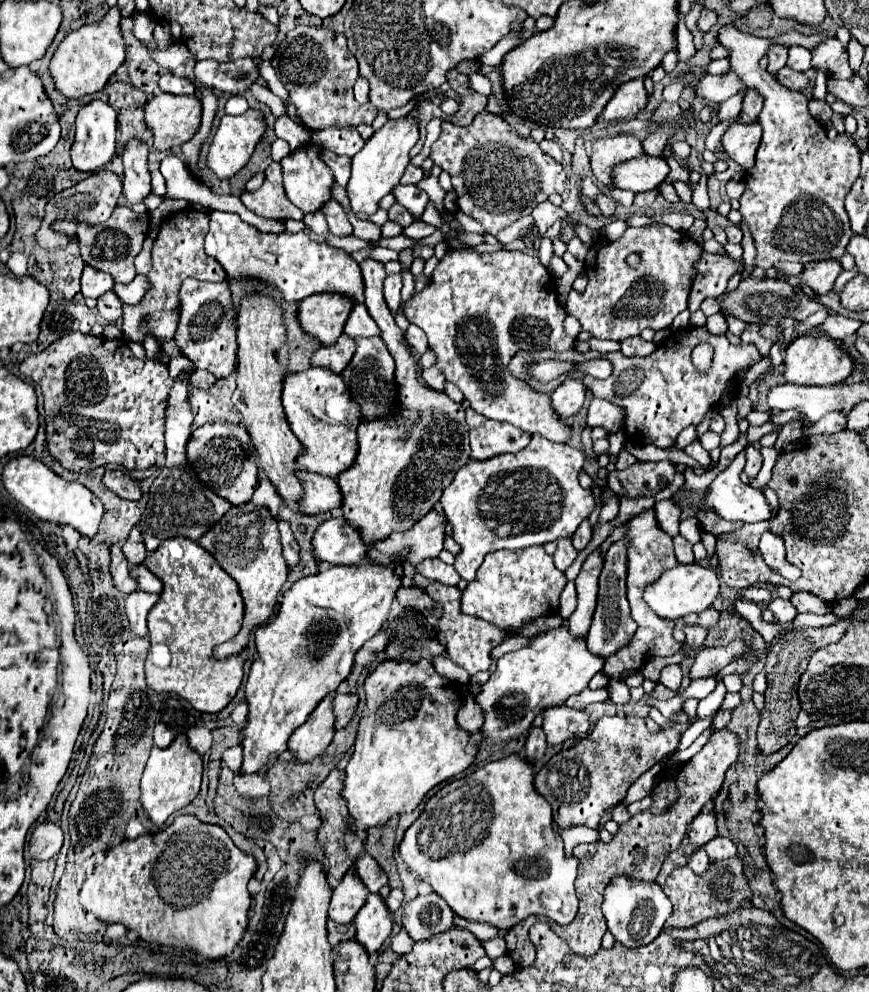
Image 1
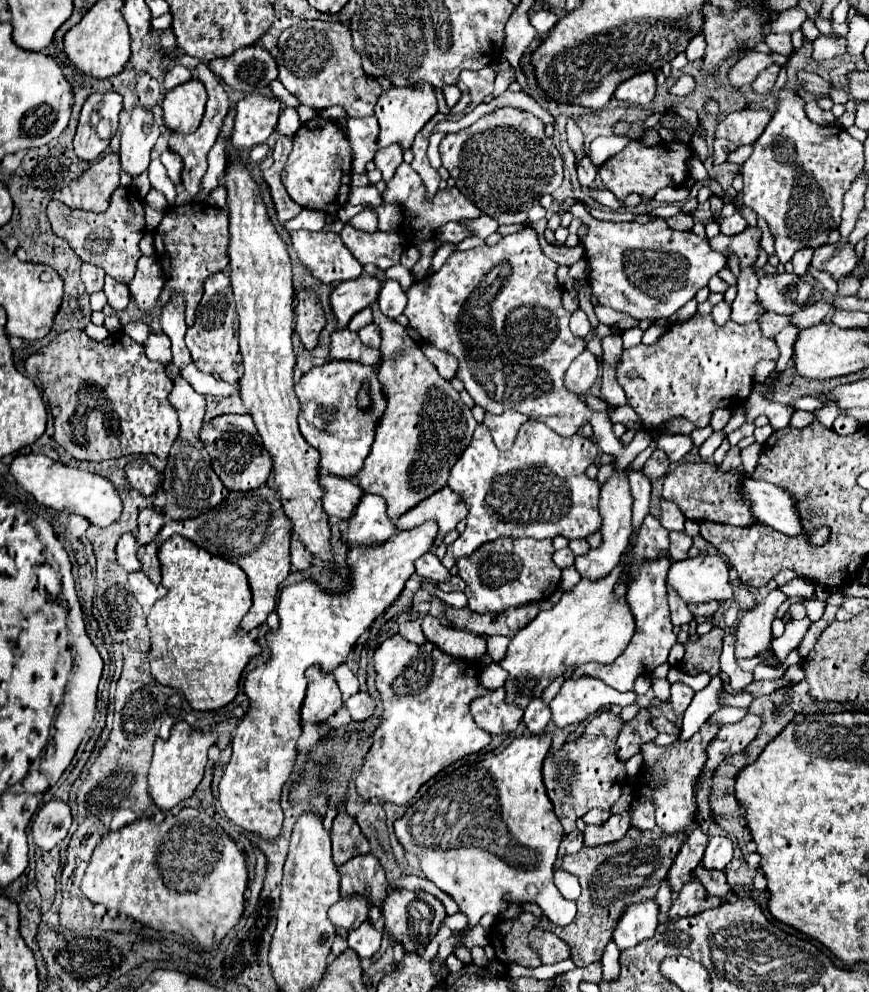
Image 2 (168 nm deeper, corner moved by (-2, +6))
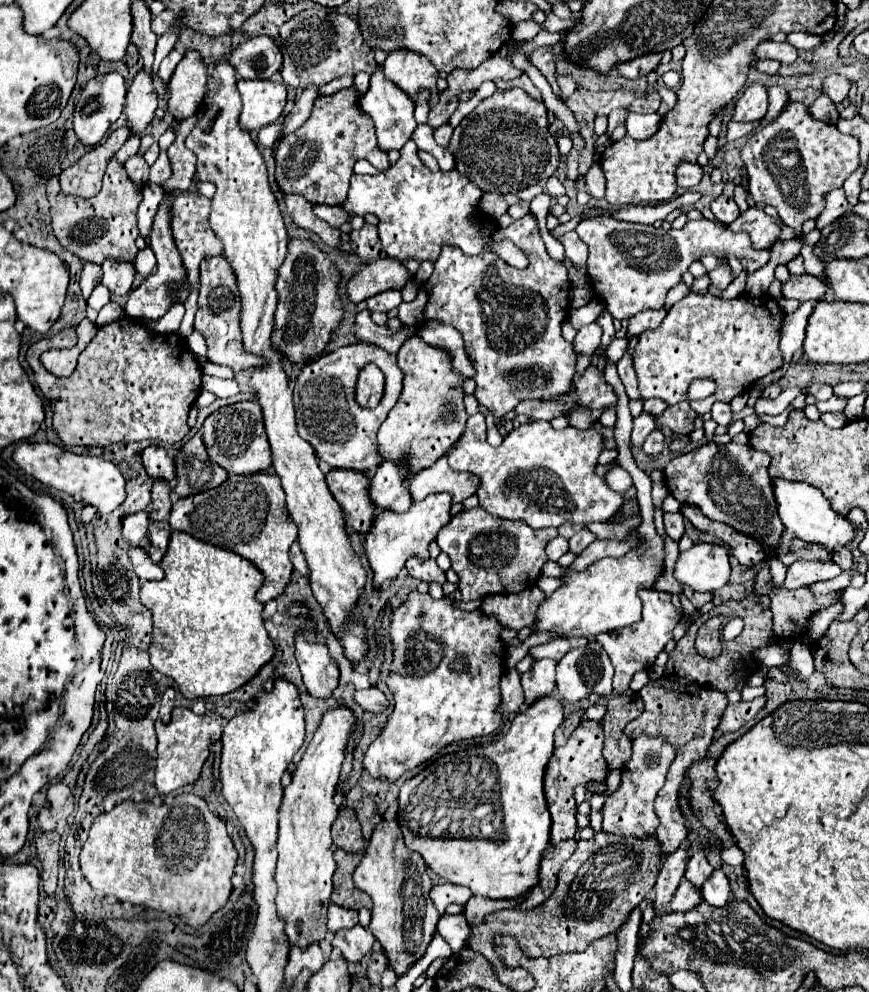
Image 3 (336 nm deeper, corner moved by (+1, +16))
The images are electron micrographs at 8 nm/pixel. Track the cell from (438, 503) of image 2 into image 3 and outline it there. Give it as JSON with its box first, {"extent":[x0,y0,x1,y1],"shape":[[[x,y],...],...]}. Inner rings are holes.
{"extent":[410,456,480,504],"shape":[[[442,456],[436,464],[432,464],[432,468],[426,468],[424,472],[412,478],[410,496],[414,502],[420,502],[428,494],[448,492],[452,496],[452,504],[458,504],[476,492],[478,482],[480,480],[476,480],[476,476],[468,472],[452,470],[446,462],[446,456]]]}

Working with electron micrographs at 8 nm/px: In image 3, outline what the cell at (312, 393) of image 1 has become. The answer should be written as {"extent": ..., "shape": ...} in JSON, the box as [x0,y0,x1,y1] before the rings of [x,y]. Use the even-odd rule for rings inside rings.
{"extent":[294,344,402,472],"shape":[[[370,344],[336,348],[334,352],[308,362],[296,378],[294,408],[298,414],[298,434],[310,442],[316,456],[332,468],[350,468],[358,472],[374,468],[382,464],[380,456],[376,456],[376,432],[400,396],[400,384],[402,372],[398,370],[396,356],[384,352],[382,348]],[[366,362],[374,362],[386,376],[384,396],[380,406],[374,410],[364,410],[354,400],[356,376]]]}

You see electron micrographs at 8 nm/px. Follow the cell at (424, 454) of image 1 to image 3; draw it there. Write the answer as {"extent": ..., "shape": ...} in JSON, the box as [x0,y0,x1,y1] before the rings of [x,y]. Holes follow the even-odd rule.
{"extent":[378,338,468,476],"shape":[[[408,338],[396,358],[404,372],[404,388],[378,430],[378,454],[394,462],[402,476],[416,476],[442,458],[466,428],[468,414],[462,404],[464,376],[450,368],[448,352],[428,346],[420,338]]]}

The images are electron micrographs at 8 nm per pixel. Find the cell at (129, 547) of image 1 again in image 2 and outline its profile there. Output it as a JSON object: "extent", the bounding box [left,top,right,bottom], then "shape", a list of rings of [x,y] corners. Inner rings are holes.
{"extent":[137,506,165,544],"shape":[[[147,506],[141,514],[139,514],[139,528],[137,528],[137,542],[139,544],[149,544],[155,540],[155,536],[159,534],[161,526],[165,522],[165,516],[159,514],[155,510],[155,506]]]}

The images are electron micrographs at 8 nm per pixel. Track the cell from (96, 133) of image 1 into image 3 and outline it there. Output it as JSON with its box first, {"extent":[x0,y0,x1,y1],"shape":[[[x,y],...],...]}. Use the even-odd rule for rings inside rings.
{"extent":[74,72,126,146],"shape":[[[116,72],[96,76],[86,84],[86,88],[78,96],[76,110],[74,110],[74,132],[76,132],[78,140],[84,146],[94,146],[94,144],[98,144],[102,140],[102,136],[110,128],[110,124],[114,124],[118,120],[118,116],[122,114],[124,96],[126,96],[126,82]]]}

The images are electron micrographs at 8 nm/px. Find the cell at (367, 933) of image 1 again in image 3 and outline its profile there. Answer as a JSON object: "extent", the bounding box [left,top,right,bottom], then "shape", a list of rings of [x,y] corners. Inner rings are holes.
{"extent":[332,924,374,962],"shape":[[[356,924],[356,928],[348,928],[348,930],[344,928],[336,932],[336,938],[332,942],[332,946],[340,948],[342,956],[348,962],[362,960],[372,950],[372,944],[374,944],[374,934],[360,924]]]}

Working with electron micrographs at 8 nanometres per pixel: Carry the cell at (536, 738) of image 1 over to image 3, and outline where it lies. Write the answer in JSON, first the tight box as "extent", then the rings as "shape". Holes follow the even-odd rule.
{"extent":[522,660,554,706],"shape":[[[536,660],[536,668],[522,676],[522,688],[526,696],[526,706],[532,706],[536,700],[552,694],[554,690],[554,660]]]}

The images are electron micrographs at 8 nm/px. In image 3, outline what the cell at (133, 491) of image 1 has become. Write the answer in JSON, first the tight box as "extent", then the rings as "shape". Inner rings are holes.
{"extent":[142,446,176,482],"shape":[[[148,446],[142,452],[142,466],[150,478],[172,482],[176,478],[176,468],[168,452],[160,446]]]}

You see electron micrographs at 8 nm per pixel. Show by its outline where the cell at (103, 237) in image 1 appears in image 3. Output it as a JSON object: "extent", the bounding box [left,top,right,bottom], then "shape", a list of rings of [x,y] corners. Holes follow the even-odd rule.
{"extent":[46,158,142,264],"shape":[[[116,158],[110,160],[108,170],[104,174],[102,190],[94,198],[84,200],[84,198],[62,194],[58,176],[52,176],[48,180],[46,194],[50,202],[52,230],[66,250],[74,252],[80,260],[94,262],[94,264],[102,264],[108,258],[118,260],[118,262],[134,262],[136,252],[138,252],[134,244],[138,238],[136,210],[142,200],[142,194],[134,188],[124,166],[118,164]]]}

